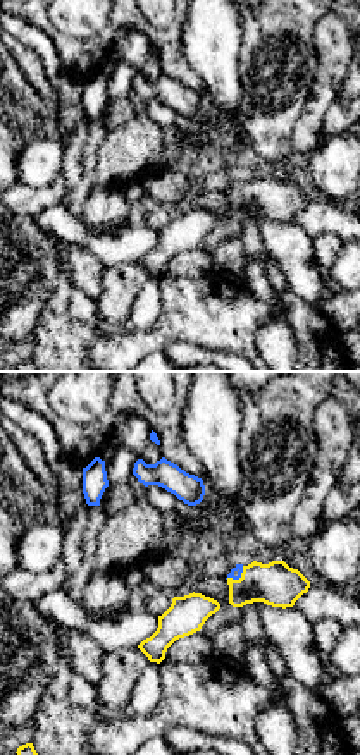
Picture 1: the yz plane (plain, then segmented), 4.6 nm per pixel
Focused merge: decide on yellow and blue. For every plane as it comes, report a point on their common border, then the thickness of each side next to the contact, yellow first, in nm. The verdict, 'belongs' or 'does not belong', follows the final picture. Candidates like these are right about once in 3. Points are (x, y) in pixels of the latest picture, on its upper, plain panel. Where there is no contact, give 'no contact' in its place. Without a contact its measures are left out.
(240, 193) | 200/50 nm

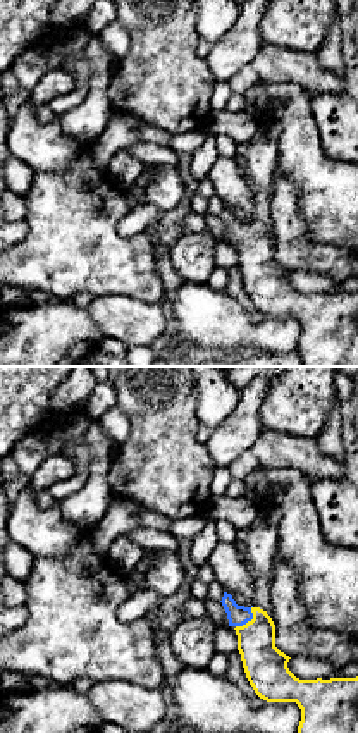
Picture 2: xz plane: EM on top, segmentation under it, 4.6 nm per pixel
(252, 234) | 200/100 nm

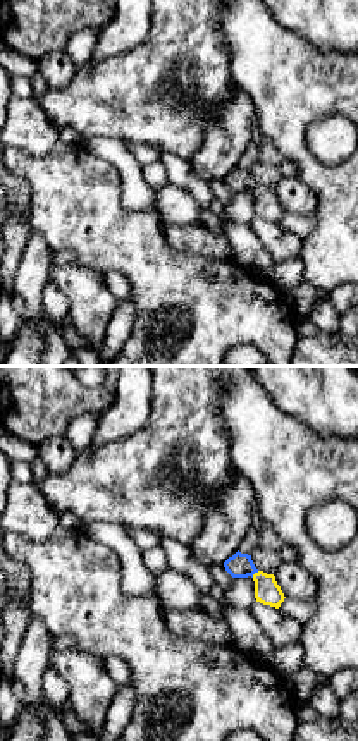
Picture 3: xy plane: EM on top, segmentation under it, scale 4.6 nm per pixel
(255, 188) | 120/110 nm

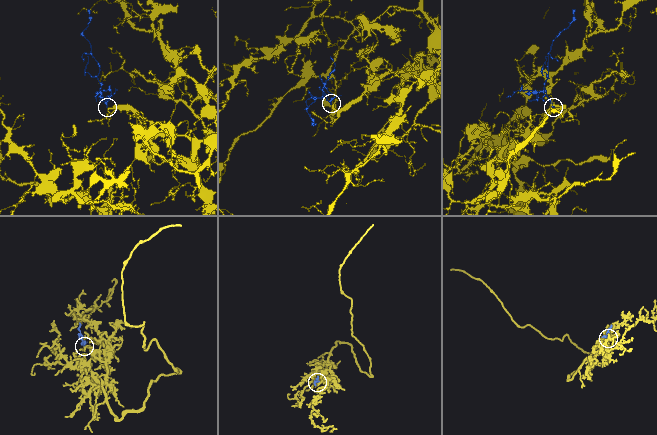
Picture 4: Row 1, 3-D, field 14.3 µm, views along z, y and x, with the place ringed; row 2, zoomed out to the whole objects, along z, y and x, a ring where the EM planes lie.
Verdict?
belongs

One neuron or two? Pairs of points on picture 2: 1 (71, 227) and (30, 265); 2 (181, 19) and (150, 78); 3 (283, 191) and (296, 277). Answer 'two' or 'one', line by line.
1: one
2: one
3: two

